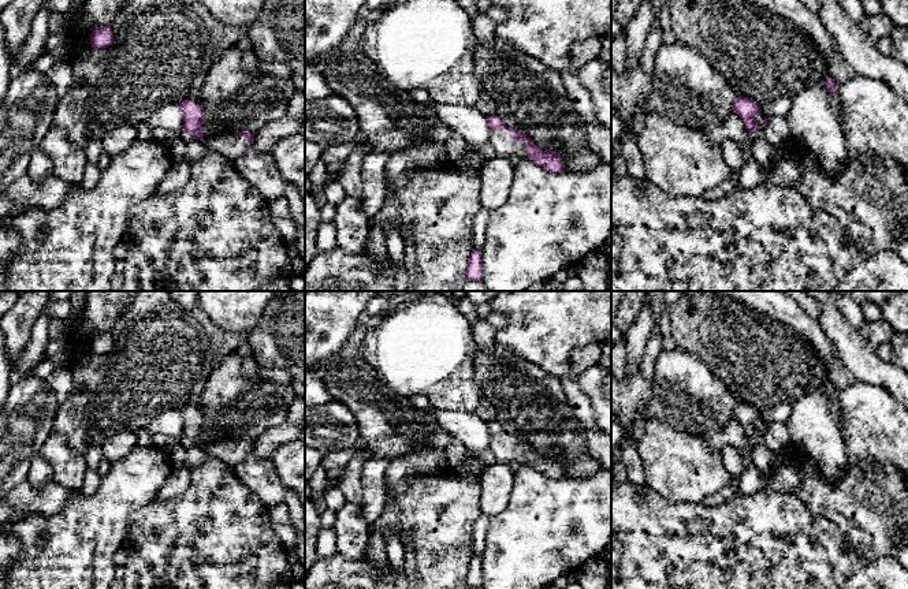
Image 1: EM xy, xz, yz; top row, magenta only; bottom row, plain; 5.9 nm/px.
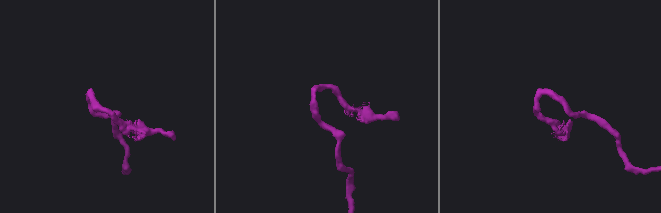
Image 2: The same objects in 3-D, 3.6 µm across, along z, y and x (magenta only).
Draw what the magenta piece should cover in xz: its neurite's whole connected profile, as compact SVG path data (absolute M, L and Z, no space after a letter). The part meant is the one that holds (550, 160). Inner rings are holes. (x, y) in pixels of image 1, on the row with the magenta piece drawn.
M496 115L487 116L487 122L491 128L490 143L494 146L498 157L529 159L548 172L565 171L558 152L540 149L529 137L507 127Z

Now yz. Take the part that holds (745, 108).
M740 96L733 102L733 112L743 119L749 133L756 133L758 122L755 120L755 116L760 113L760 104L748 97Z

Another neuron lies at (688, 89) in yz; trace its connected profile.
M662 44L655 53L654 93L647 111L691 128L708 128L722 123L732 112L733 102L741 96L708 59L689 45Z

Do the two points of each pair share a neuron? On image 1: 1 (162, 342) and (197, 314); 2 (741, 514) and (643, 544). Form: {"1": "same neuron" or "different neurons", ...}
{"1": "same neuron", "2": "same neuron"}

